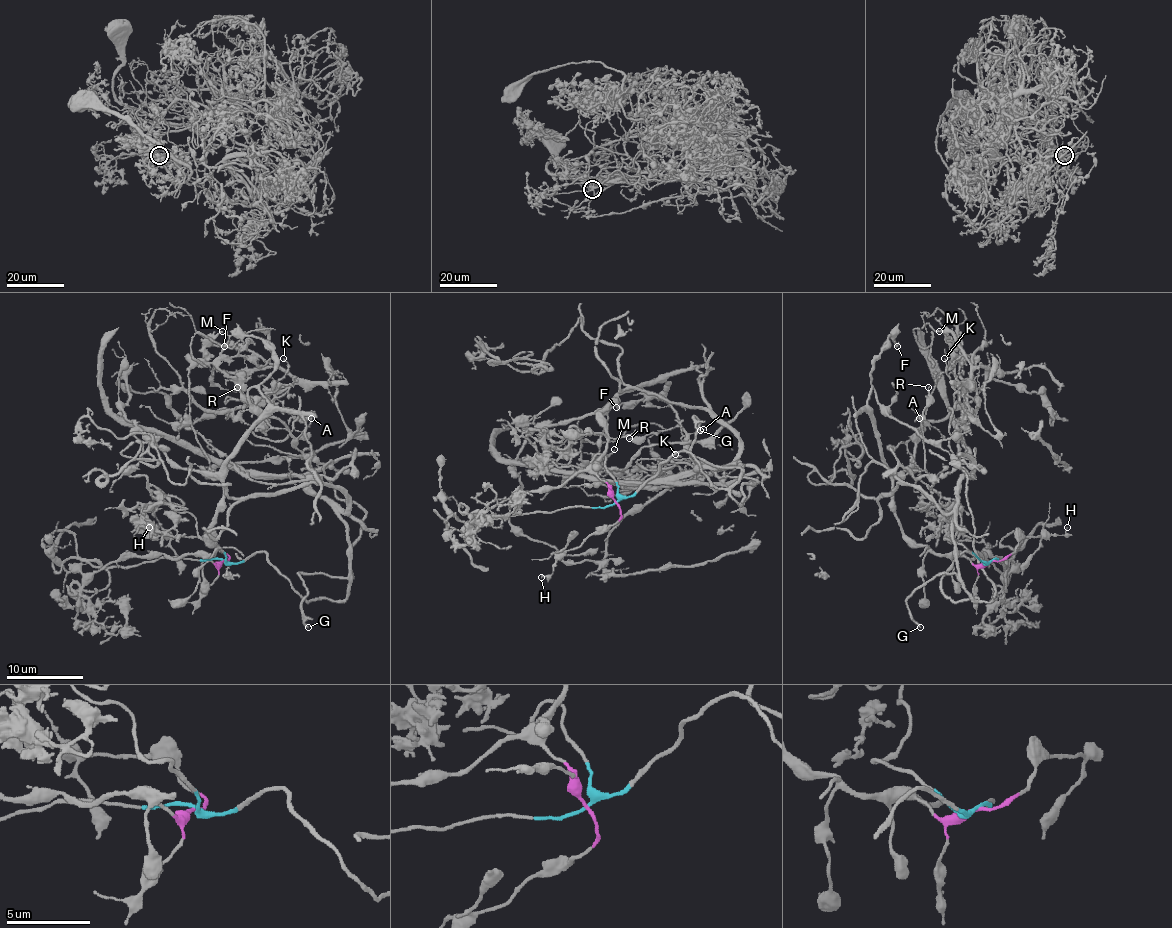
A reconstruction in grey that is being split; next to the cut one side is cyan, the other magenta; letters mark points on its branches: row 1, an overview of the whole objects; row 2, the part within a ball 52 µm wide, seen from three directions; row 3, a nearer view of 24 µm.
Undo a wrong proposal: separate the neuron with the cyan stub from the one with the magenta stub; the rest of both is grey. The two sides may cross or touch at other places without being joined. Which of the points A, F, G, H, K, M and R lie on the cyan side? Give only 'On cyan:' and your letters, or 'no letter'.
On cyan: G, K, M

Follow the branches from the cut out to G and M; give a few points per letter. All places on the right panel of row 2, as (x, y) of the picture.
G: (992, 560), (963, 552), (944, 575), (955, 602), (978, 600), (953, 573), (915, 588), (909, 615), (921, 627)
M: (992, 560), (963, 552), (942, 590), (976, 600), (953, 523), (975, 450), (948, 446), (969, 396), (940, 331)

